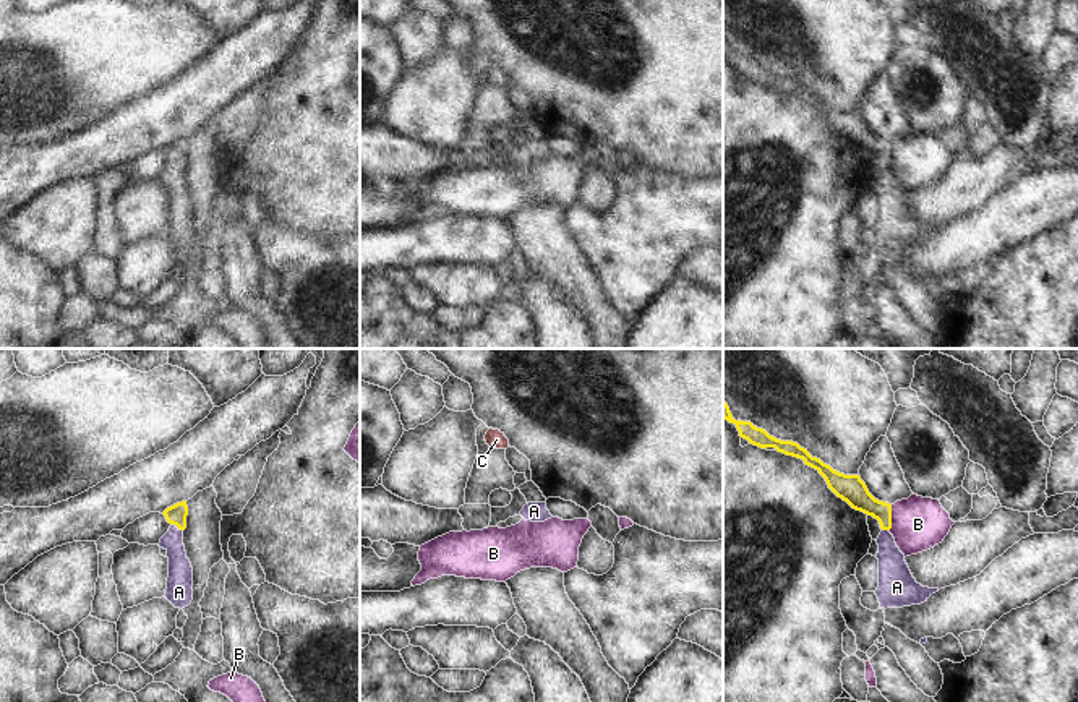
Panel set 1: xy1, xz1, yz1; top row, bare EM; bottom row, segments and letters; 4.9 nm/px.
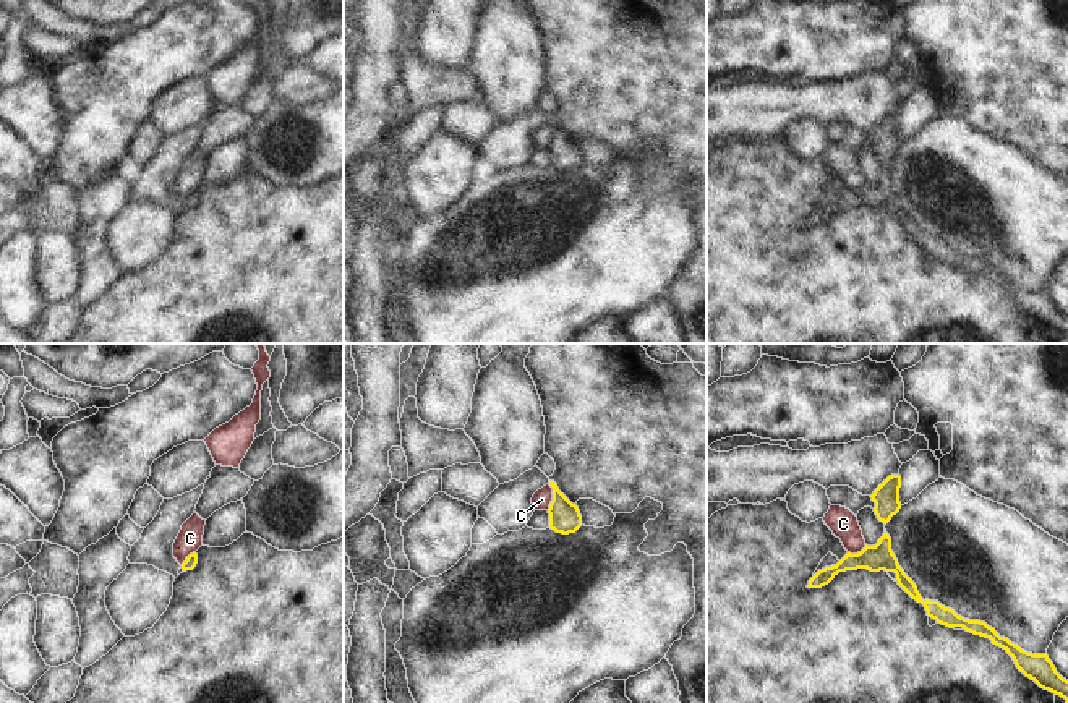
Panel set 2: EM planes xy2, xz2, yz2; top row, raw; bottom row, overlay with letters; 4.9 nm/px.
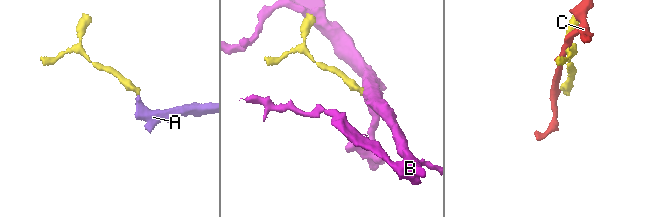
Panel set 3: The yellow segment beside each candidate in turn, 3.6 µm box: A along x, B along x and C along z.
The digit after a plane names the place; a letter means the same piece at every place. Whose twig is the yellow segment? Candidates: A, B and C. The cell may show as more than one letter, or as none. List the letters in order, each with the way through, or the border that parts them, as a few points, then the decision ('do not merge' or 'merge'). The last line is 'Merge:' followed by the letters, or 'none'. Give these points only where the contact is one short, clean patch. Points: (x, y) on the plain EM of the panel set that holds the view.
A: runs through yz1 (853, 127), (885, 158), (885, 166), (885, 180), (895, 214); merge
B: border along yz1 (892, 141), (892, 164), (889, 167); do not merge
C: border along xz2 (550, 122), (551, 140), (546, 146); do not merge
Merge: A

